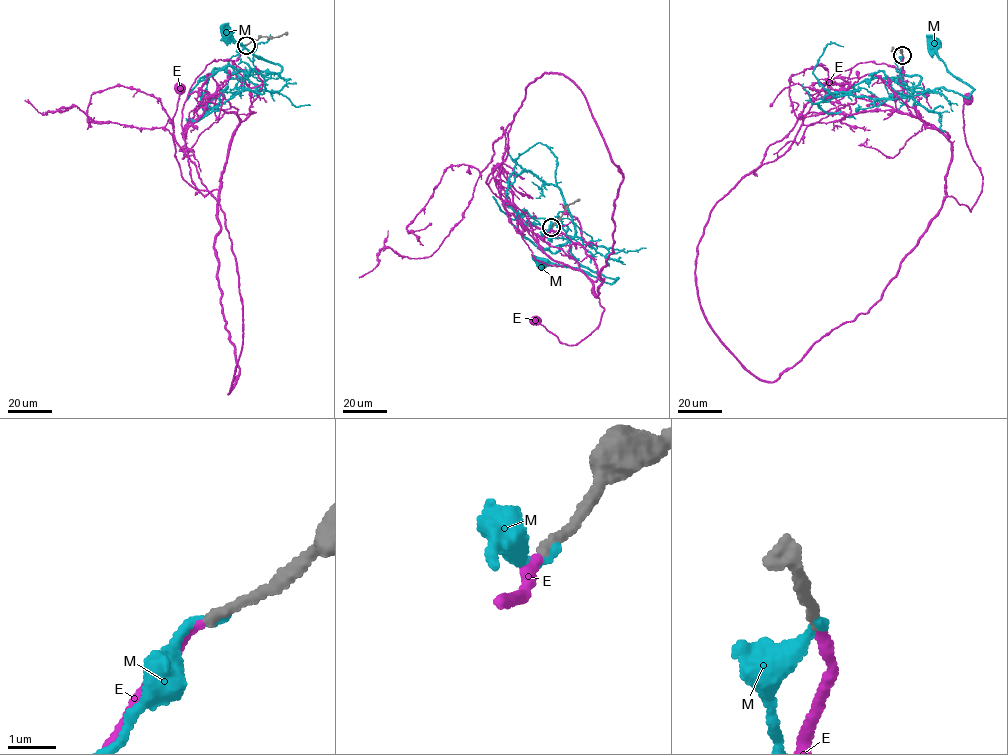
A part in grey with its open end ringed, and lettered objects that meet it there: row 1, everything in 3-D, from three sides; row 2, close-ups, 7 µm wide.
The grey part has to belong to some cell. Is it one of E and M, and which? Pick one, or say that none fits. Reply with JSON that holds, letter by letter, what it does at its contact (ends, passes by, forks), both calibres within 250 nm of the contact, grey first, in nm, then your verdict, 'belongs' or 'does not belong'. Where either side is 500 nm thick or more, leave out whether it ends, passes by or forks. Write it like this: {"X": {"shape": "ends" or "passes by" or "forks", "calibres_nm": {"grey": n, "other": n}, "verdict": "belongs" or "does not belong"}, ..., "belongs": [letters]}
{"E": {"shape": "ends", "calibres_nm": {"grey": 200, "other": 220}, "verdict": "belongs"}, "M": {"shape": "ends", "calibres_nm": {"grey": 220, "other": 200}, "verdict": "does not belong"}, "belongs": ["E"]}

